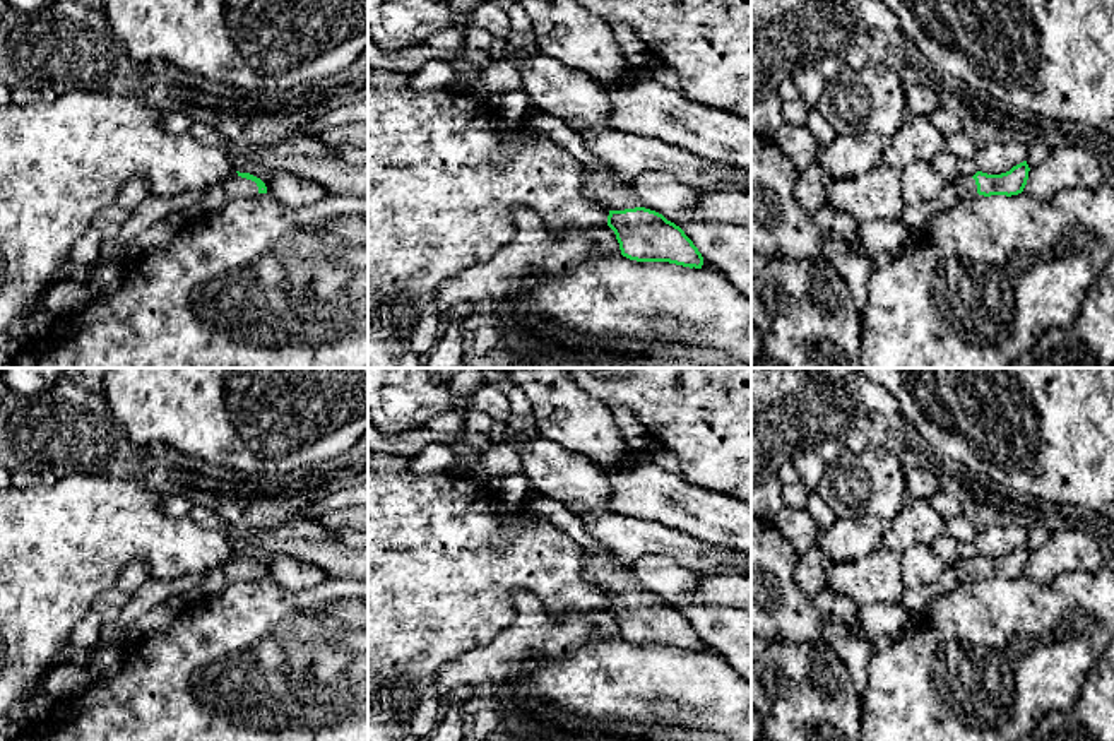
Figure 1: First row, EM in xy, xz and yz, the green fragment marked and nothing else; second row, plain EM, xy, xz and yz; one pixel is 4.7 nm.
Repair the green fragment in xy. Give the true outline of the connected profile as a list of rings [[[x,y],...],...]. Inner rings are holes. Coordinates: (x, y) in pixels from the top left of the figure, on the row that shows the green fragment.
[[[234,171],[226,180],[202,192],[192,214],[214,214],[224,209],[233,199],[257,193],[267,193],[265,183],[250,173]]]

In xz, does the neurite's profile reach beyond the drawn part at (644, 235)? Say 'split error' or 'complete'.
split error

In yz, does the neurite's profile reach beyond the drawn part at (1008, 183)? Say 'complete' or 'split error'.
split error

